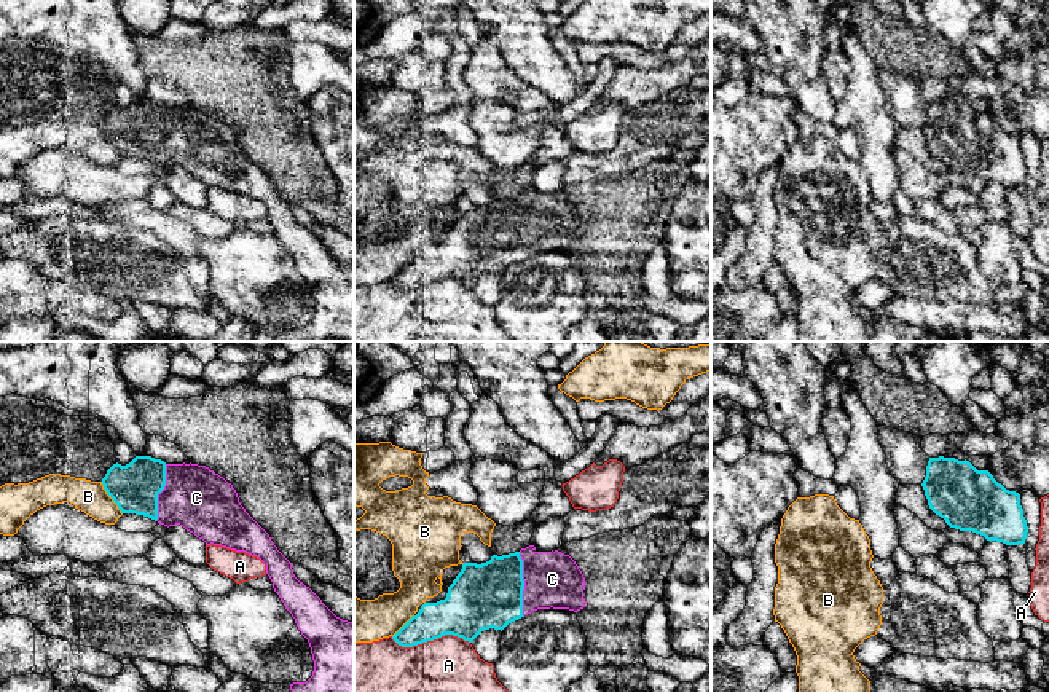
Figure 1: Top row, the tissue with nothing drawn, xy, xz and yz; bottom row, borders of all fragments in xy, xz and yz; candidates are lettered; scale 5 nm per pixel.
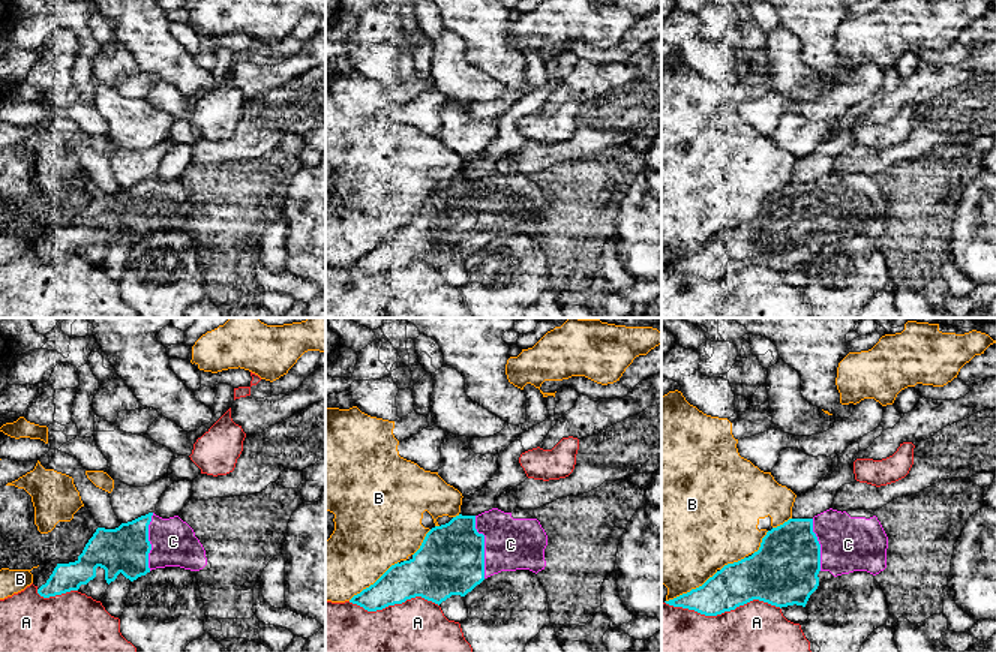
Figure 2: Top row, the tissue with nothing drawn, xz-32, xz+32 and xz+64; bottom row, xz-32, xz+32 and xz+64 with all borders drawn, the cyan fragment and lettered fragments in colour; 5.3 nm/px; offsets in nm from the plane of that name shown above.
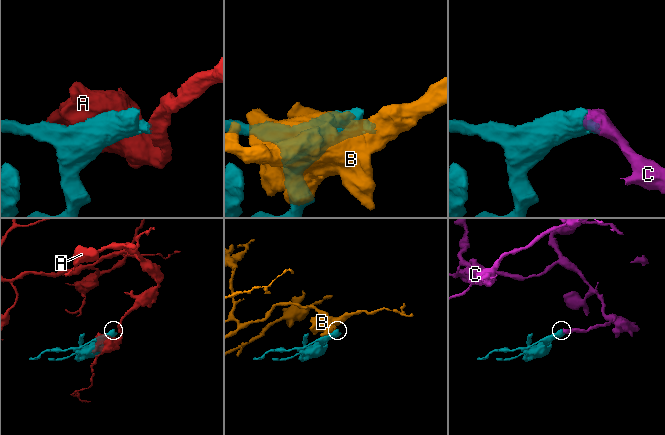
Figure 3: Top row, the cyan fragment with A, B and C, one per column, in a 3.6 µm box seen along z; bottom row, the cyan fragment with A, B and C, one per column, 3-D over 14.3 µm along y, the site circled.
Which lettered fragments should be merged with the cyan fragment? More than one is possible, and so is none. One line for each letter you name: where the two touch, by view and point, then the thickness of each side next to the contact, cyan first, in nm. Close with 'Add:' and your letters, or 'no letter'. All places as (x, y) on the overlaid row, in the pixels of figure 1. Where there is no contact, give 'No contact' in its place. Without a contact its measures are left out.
C: Touches cyan at xz (523, 584). Thickness 340 nm (cyan) against 280 nm
Add: C

